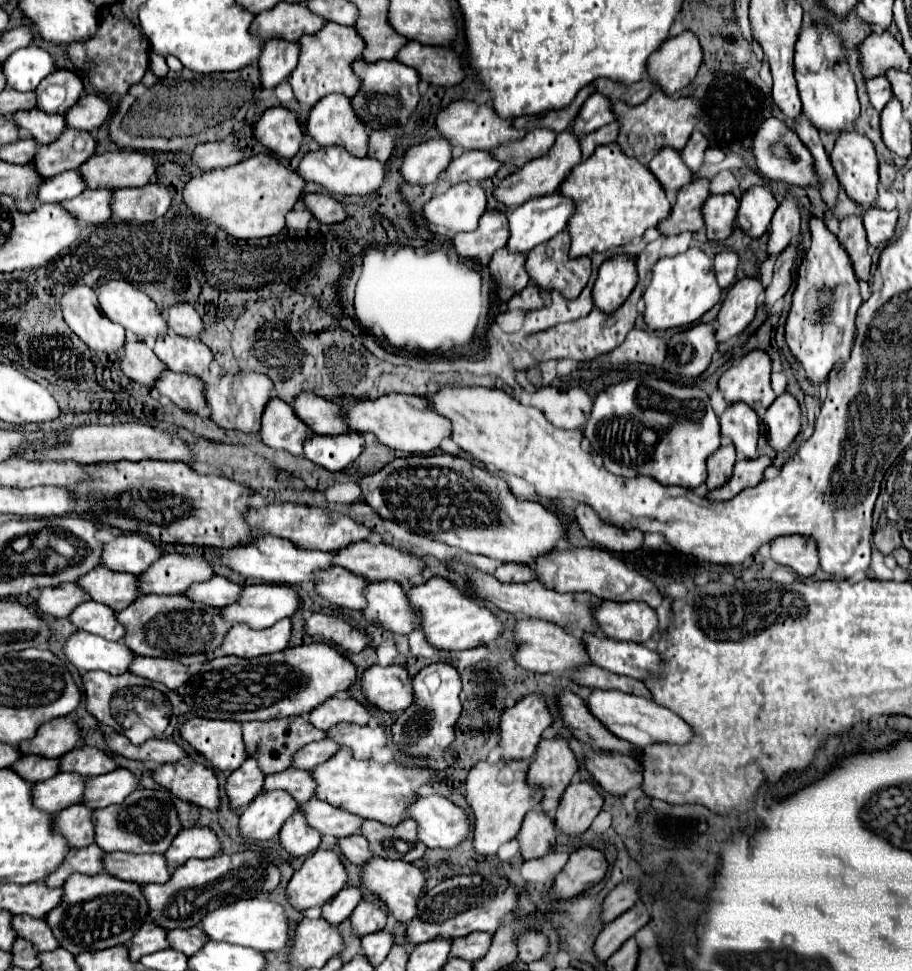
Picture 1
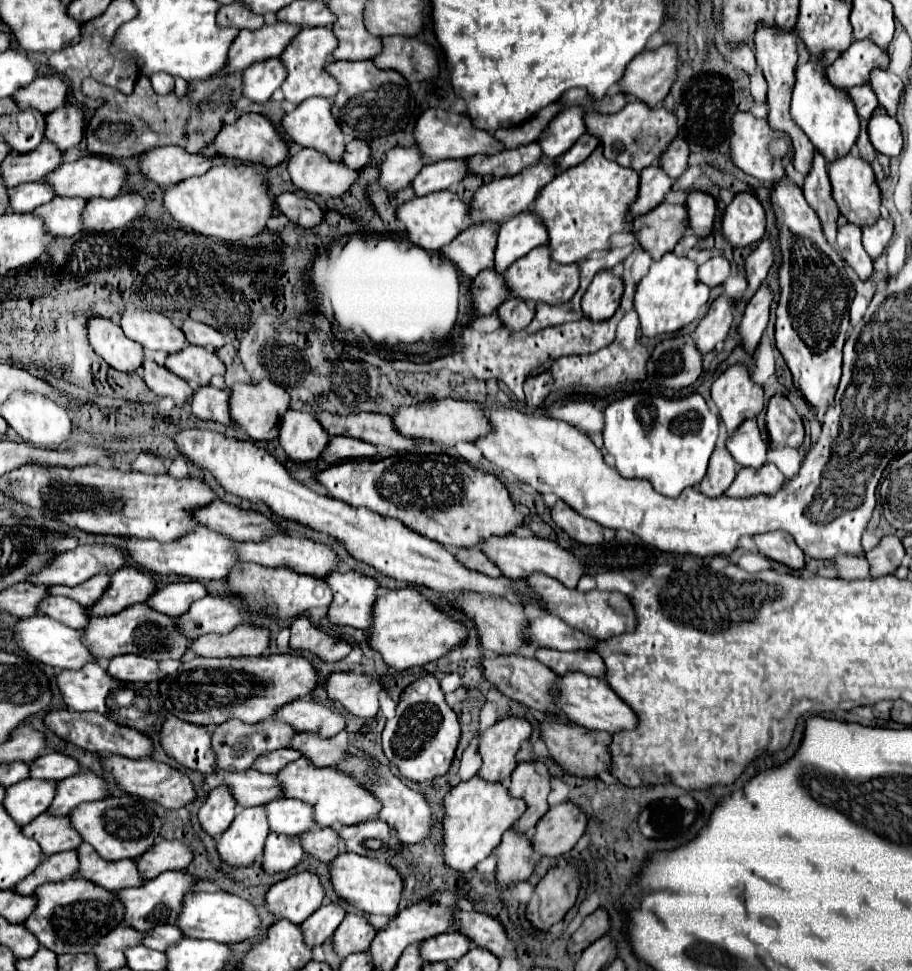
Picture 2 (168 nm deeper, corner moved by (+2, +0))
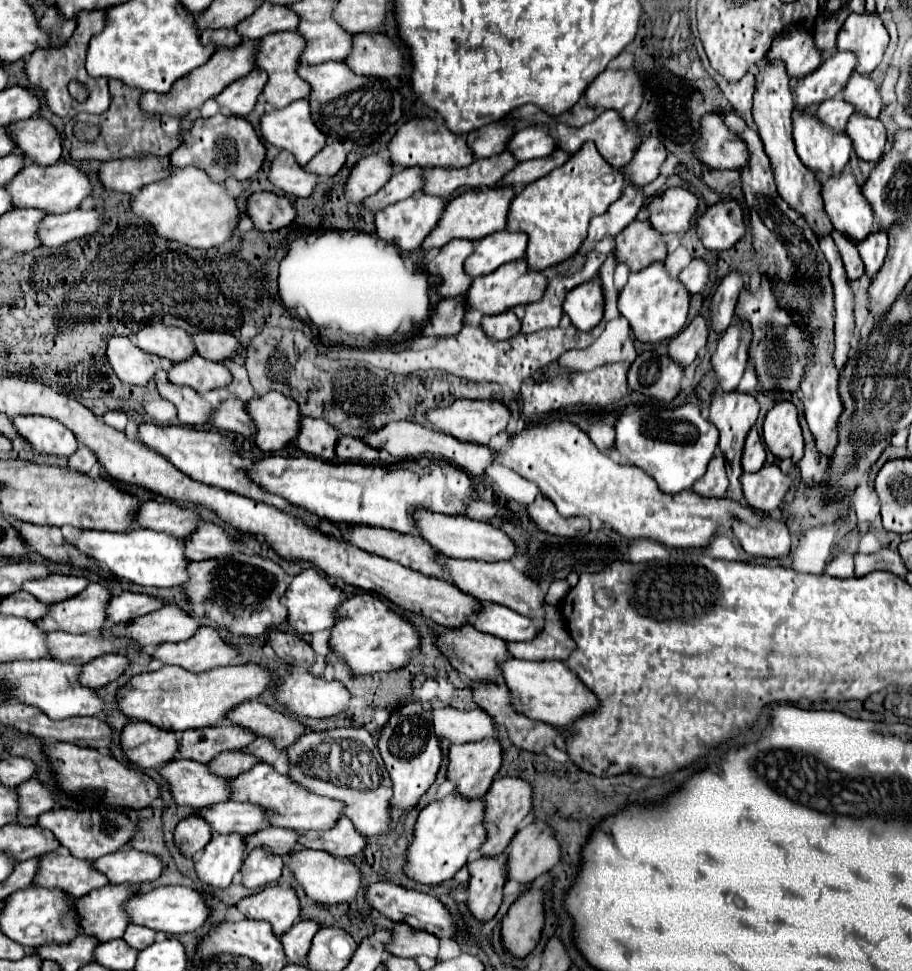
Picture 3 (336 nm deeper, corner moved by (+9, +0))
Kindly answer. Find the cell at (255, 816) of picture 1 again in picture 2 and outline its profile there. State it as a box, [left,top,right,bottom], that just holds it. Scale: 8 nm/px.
[216,807,268,867]

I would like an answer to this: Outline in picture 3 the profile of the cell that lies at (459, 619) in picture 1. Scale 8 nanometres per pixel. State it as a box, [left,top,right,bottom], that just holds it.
[331,593,421,675]

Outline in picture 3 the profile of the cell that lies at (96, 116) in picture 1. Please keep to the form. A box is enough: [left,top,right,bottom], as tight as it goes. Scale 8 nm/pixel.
[9,117,61,165]

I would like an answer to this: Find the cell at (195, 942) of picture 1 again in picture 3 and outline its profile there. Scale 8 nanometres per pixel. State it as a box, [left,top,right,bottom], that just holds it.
[123,923,155,951]

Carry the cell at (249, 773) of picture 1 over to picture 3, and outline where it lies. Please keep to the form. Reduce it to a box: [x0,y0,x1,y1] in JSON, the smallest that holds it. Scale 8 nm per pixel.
[175,815,211,857]

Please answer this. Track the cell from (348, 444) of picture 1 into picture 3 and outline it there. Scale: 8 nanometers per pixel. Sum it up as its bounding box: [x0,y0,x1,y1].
[337,437,379,463]

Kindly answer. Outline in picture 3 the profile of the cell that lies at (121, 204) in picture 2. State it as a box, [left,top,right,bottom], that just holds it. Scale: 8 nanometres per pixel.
[39,209,103,247]

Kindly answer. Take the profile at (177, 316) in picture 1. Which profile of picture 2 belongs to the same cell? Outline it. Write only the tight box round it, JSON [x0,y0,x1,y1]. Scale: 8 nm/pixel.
[182,321,226,349]

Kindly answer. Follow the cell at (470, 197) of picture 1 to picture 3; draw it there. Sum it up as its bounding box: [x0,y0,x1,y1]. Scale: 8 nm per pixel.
[375,193,445,251]

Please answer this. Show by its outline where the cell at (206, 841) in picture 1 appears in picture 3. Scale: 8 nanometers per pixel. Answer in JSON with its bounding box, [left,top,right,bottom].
[95,847,163,885]

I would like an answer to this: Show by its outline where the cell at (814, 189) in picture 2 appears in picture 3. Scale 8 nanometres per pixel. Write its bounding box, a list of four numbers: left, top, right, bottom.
[819,235,853,369]

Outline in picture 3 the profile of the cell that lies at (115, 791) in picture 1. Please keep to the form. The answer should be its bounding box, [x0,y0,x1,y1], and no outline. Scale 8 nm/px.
[17,779,55,825]

